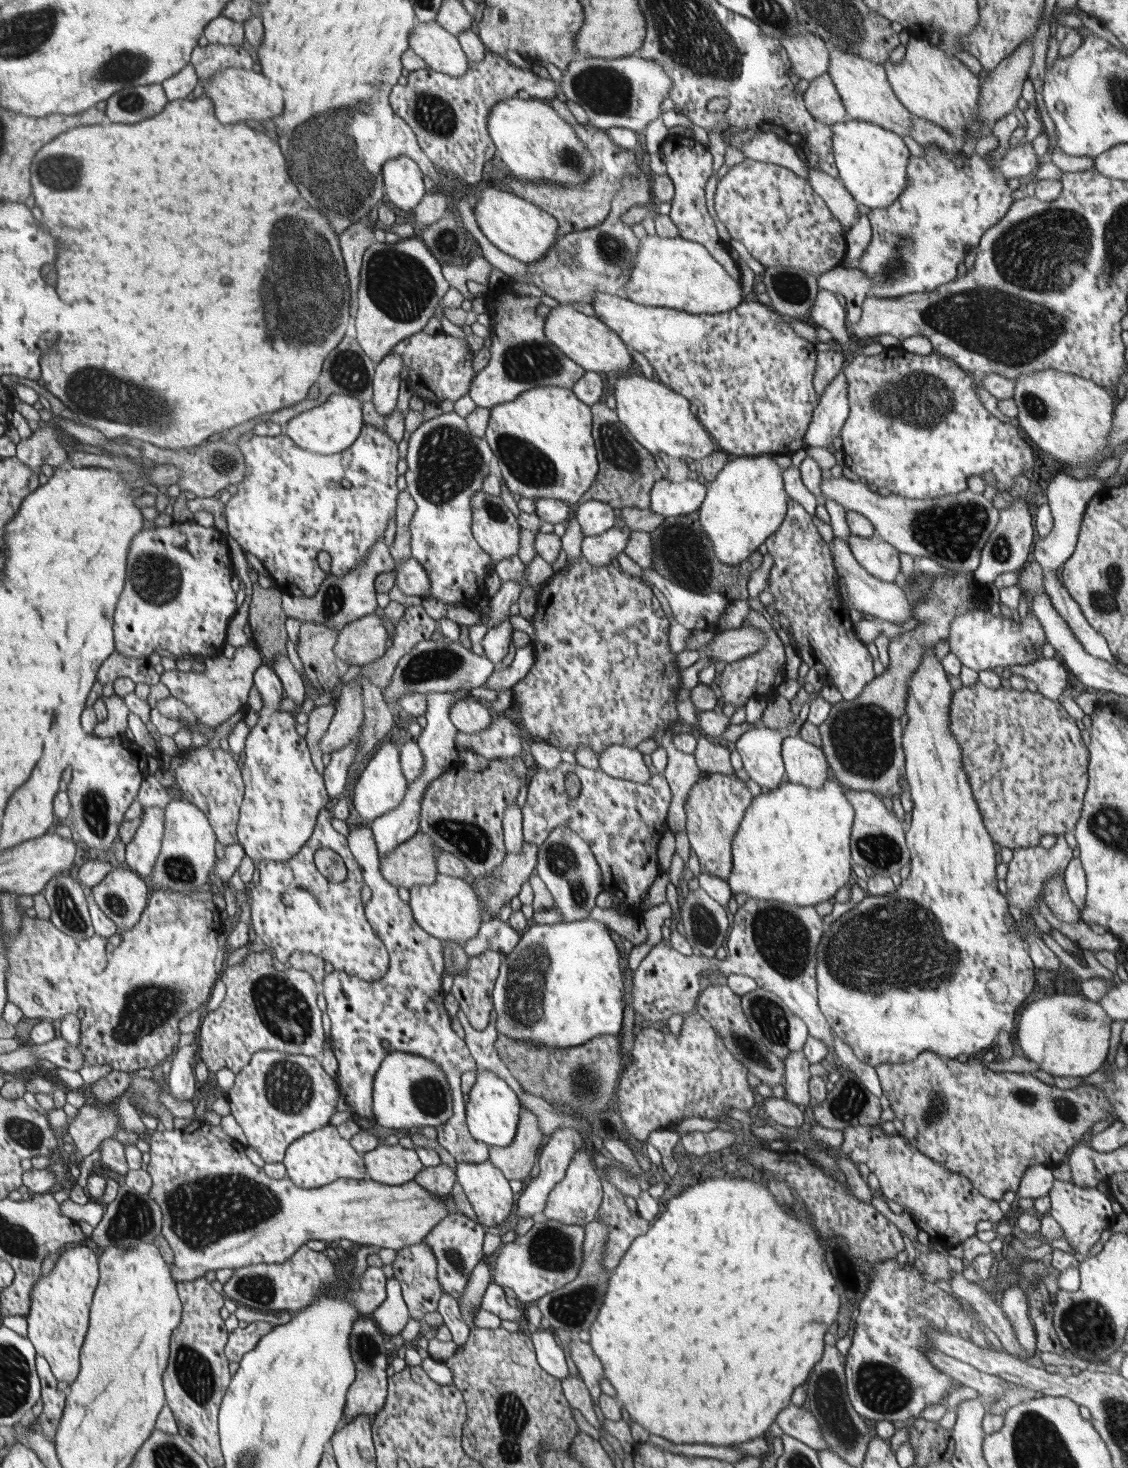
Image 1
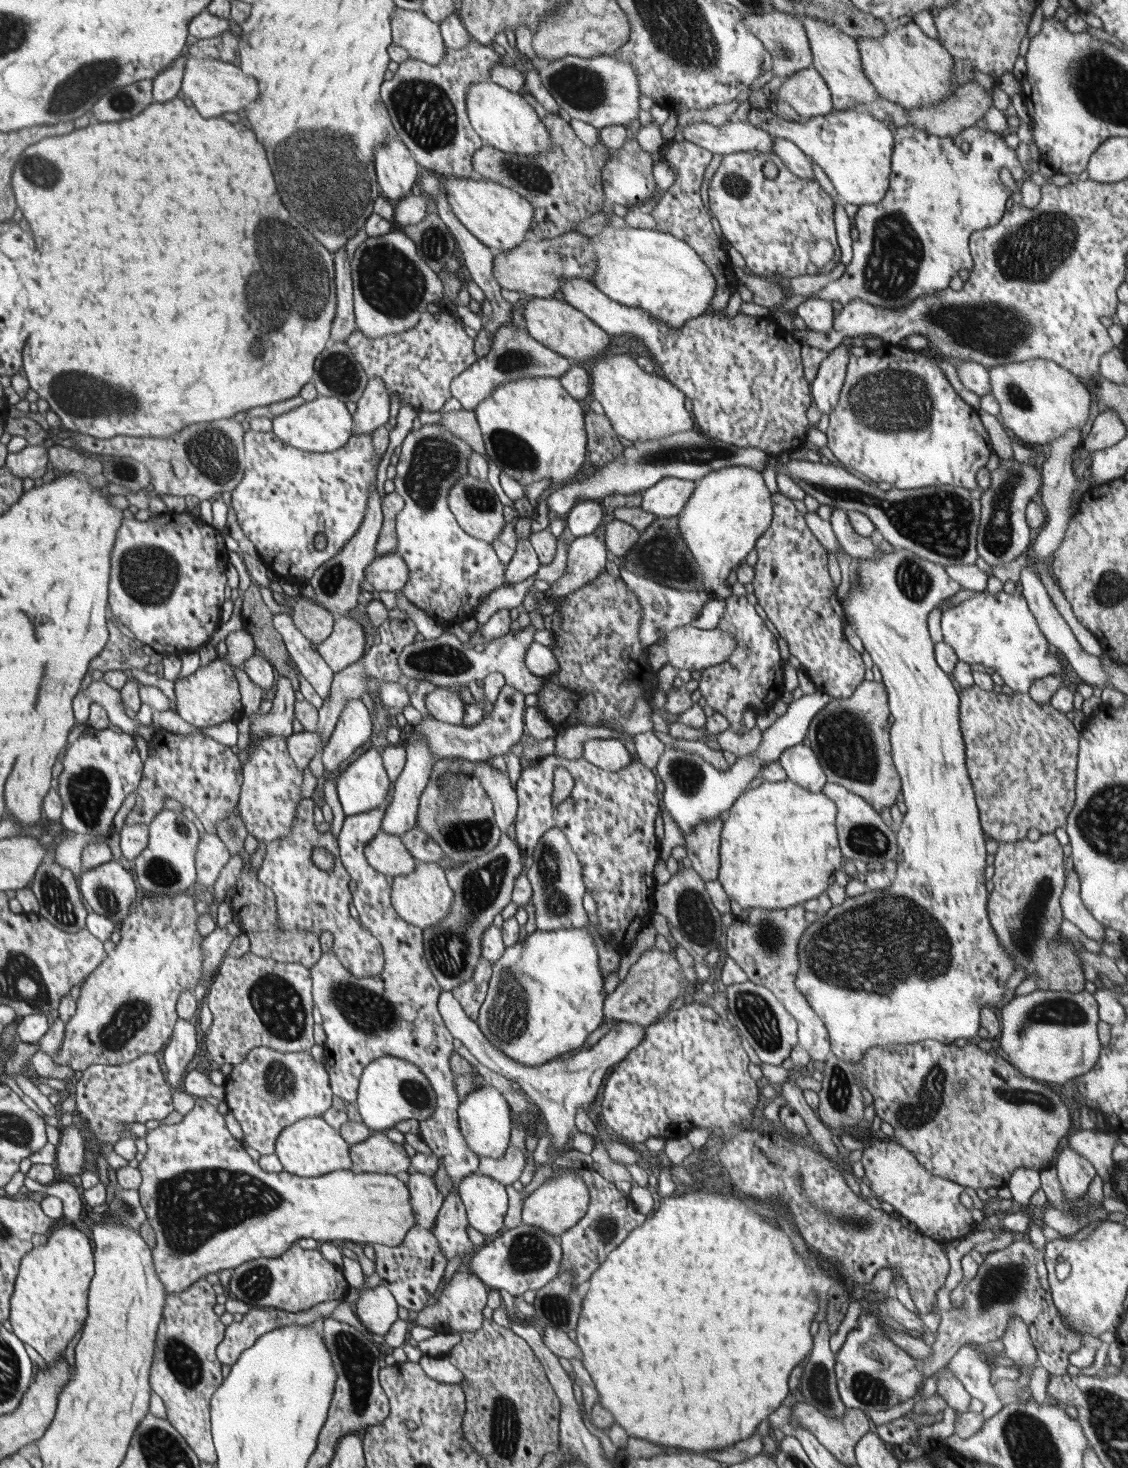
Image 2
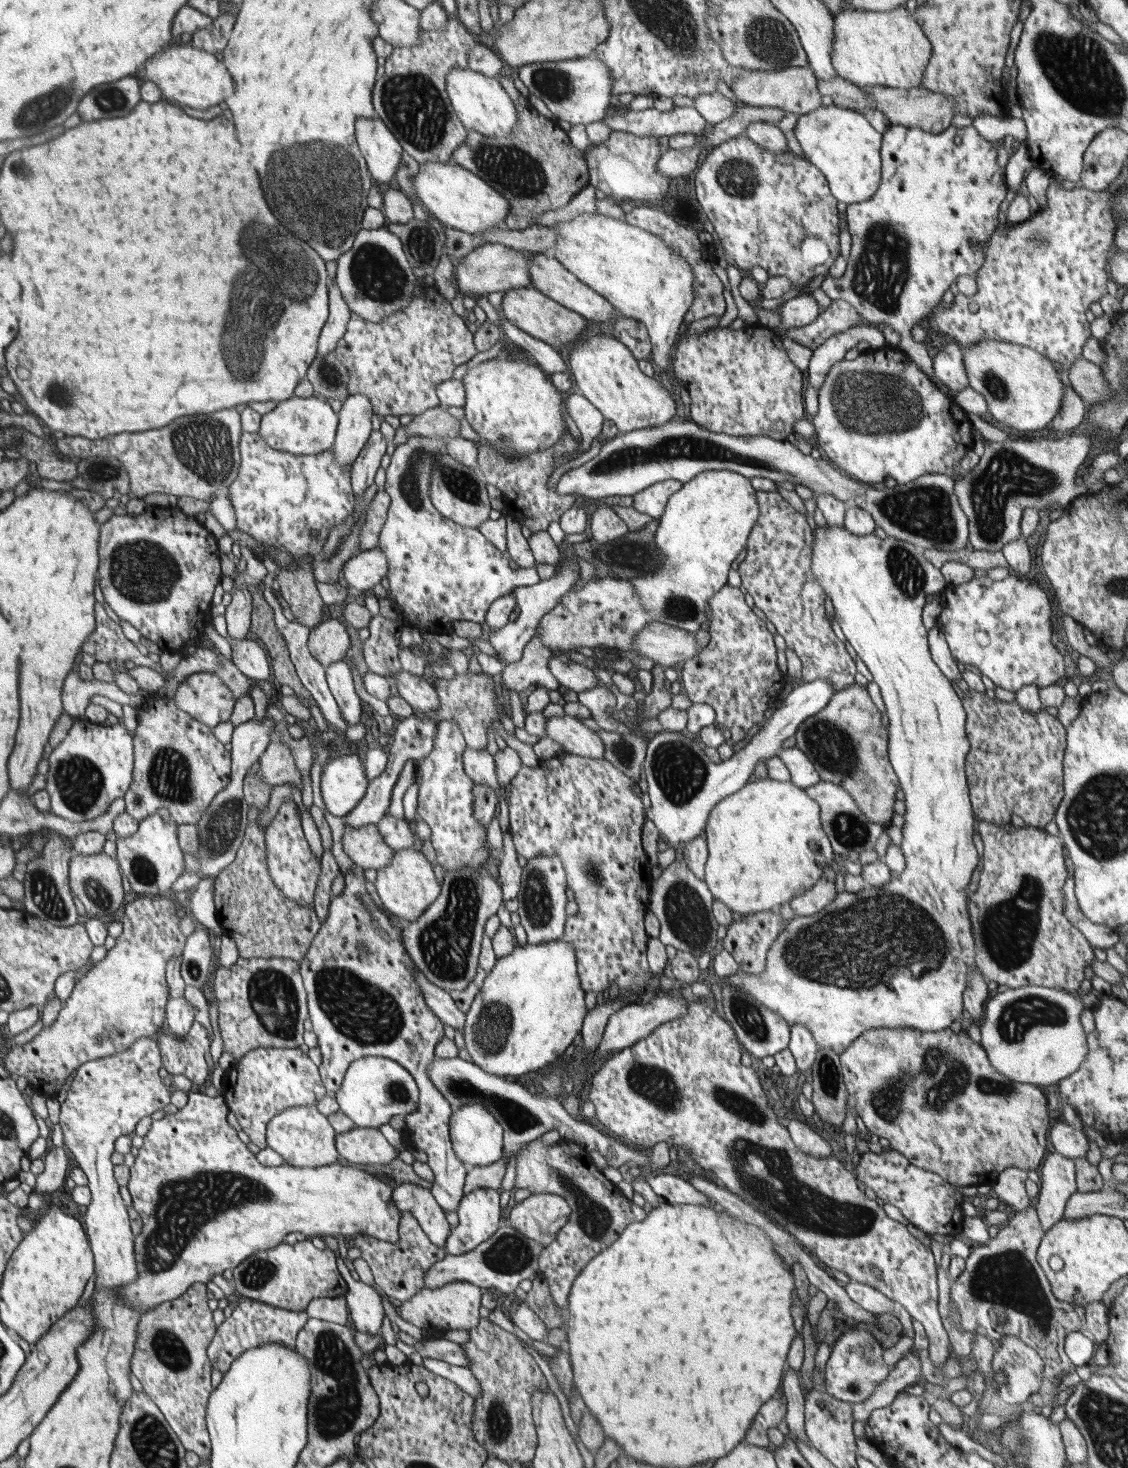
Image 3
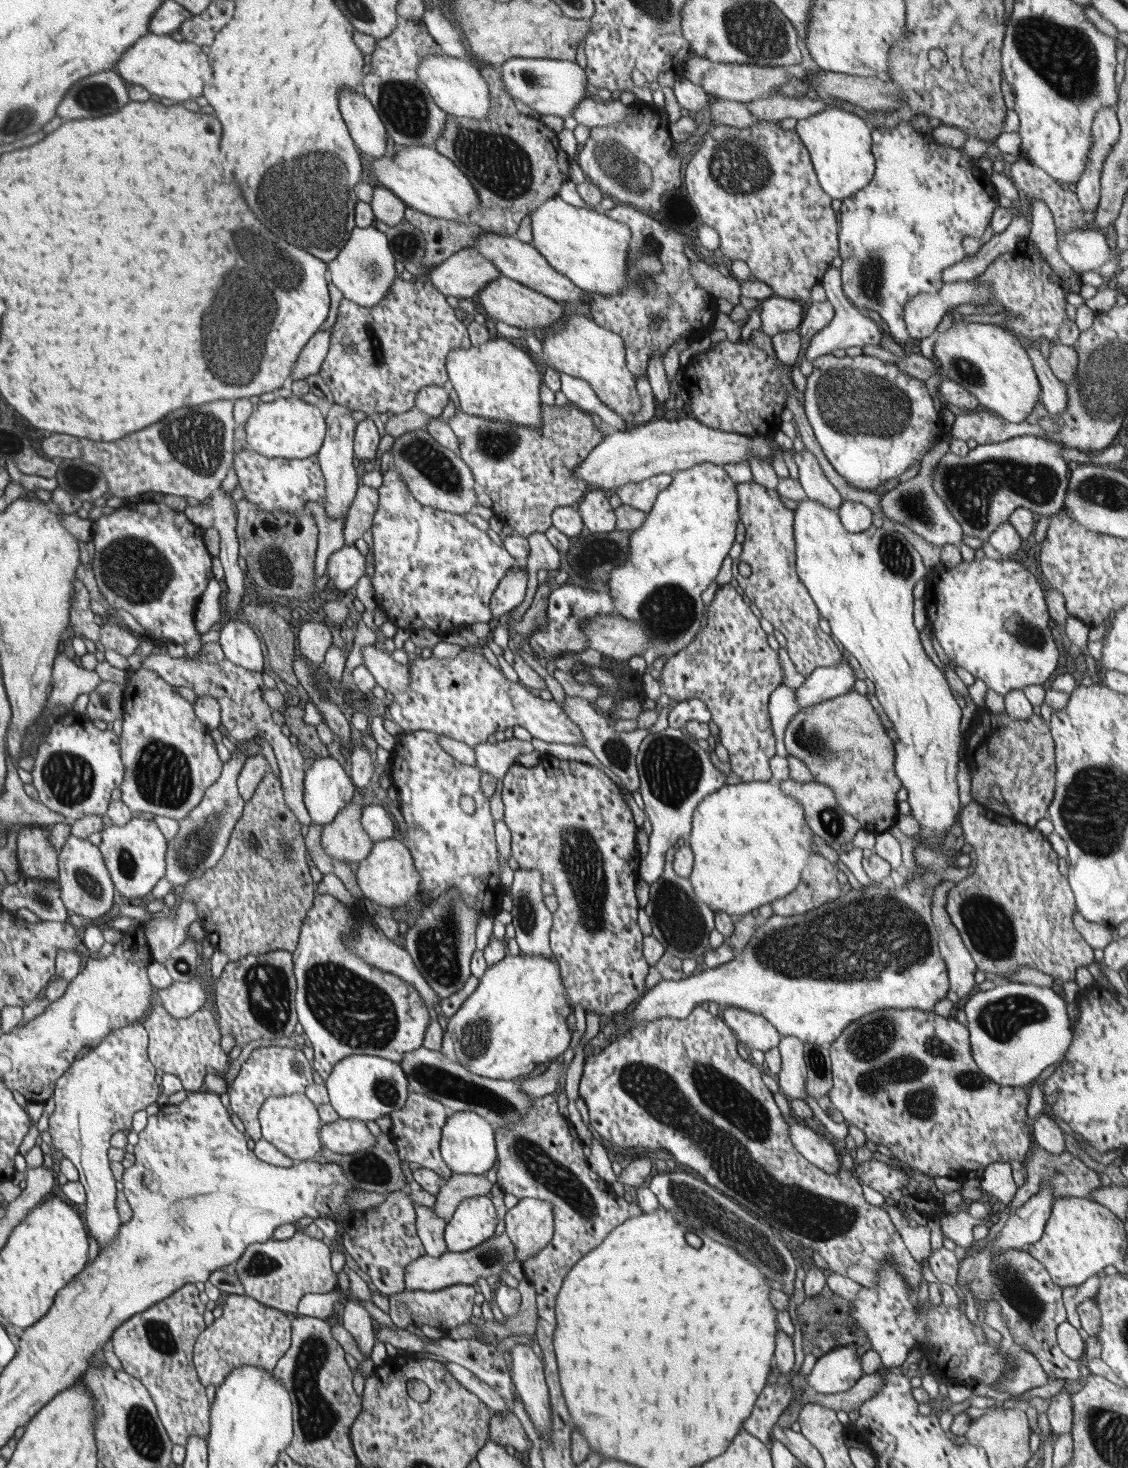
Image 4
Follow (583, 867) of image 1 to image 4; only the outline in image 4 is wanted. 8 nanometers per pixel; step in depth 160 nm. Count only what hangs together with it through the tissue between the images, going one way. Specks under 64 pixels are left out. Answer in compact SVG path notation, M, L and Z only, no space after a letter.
M520 868L515 870L511 884L511 896L514 904L511 911L513 916L511 924L515 928L515 939L519 944L520 953L550 958L553 956L549 939L552 928L552 912L546 908L544 903L542 881L543 876L540 871Z

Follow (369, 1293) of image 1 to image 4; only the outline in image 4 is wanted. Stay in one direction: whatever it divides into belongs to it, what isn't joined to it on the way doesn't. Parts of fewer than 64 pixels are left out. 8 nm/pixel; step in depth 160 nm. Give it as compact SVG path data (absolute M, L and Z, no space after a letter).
M230 1294L222 1308L221 1318L216 1318L196 1339L194 1364L205 1388L213 1385L216 1389L232 1370L250 1365L272 1371L276 1363L291 1347L292 1315L266 1306L245 1295Z

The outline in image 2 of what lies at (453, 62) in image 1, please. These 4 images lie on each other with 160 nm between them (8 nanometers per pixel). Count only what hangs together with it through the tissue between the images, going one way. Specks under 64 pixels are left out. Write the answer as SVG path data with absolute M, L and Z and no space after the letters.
M398 8L391 16L394 43L404 47L410 56L426 64L440 64L447 55L447 45L440 25L422 11Z

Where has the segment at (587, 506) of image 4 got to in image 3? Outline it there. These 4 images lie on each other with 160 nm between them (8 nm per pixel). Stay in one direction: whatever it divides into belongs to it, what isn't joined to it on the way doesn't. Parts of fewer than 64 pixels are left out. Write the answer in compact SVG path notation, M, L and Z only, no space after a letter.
M608 505L597 507L590 517L592 540L599 544L622 538L629 532L627 524Z

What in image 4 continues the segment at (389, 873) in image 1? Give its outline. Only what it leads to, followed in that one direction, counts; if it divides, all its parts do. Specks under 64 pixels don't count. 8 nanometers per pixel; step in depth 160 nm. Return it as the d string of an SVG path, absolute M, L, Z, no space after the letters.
M349 803L332 823L325 825L320 837L324 854L347 863L362 862L371 855L375 842L363 827L362 815L361 806Z

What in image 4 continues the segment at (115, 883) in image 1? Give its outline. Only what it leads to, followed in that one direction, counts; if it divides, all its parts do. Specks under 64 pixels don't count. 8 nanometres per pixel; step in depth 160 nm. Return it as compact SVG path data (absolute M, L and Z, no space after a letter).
M70 834L59 850L59 883L62 904L69 914L76 914L87 922L96 922L112 908L115 883L108 872L107 863L98 847L88 839Z

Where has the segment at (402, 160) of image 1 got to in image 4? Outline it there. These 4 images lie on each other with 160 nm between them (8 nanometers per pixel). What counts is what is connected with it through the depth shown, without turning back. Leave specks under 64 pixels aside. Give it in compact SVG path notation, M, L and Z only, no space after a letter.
M340 89L339 109L343 112L344 120L347 120L360 152L369 158L384 156L388 140L387 128L368 97L359 90Z

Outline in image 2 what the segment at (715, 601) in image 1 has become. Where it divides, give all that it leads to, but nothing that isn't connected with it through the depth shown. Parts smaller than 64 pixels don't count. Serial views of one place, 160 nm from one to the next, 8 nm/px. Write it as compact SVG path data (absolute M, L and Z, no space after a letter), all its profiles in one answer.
M617 568L617 572L625 580L628 588L636 593L640 604L643 606L643 619L639 624L639 639L643 646L650 647L656 642L660 642L661 636L665 632L672 632L681 626L688 626L694 621L704 604L711 599L711 594L706 591L681 591L673 588L668 588L658 581L644 576L636 576L632 572L624 568Z

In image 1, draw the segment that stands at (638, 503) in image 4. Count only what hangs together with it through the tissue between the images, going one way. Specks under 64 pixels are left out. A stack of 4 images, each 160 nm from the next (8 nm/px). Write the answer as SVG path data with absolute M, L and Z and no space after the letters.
M658 478L650 491L650 509L665 517L698 512L704 502L707 487L708 484L688 478L680 483Z

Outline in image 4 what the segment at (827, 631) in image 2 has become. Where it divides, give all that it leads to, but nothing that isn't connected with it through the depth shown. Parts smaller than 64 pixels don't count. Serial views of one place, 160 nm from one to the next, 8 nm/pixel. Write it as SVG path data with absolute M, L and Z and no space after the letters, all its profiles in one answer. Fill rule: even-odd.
M752 482L737 483L737 491L739 496L739 517L746 529L746 536L742 551L733 558L732 576L744 590L744 594L748 595L748 600L756 604L756 608L760 610L763 617L769 620L773 627L782 632L787 642L787 652L790 659L794 663L796 670L805 678L812 674L815 668L832 666L839 664L843 659L841 655L840 645L836 640L822 631L819 619L819 610L813 598L810 596L808 589L796 574L795 560L795 538L793 533L793 524L795 512L787 508L784 502L780 500L777 489L769 489L761 484ZM746 562L751 568L751 574L748 578L740 575L738 564Z

